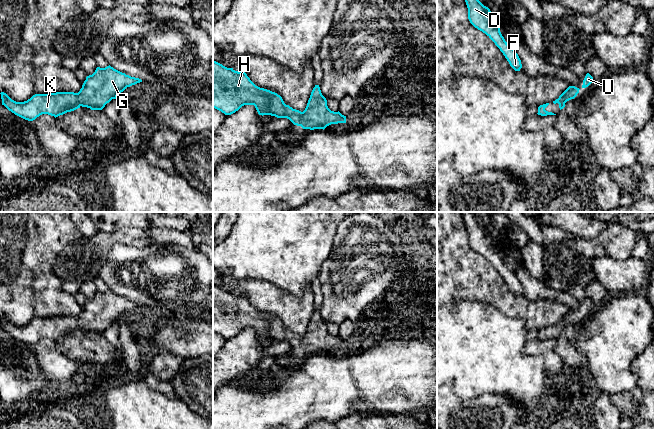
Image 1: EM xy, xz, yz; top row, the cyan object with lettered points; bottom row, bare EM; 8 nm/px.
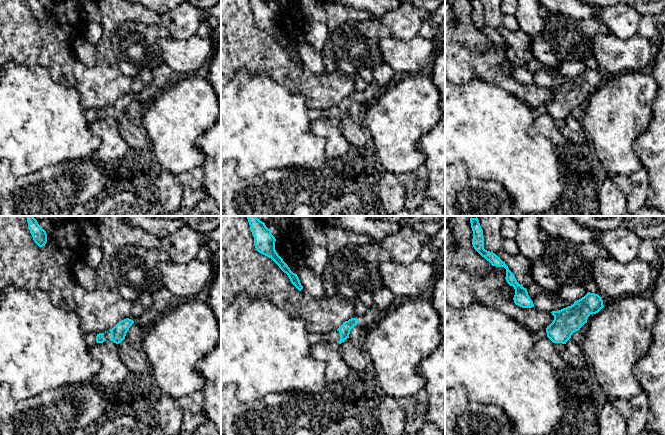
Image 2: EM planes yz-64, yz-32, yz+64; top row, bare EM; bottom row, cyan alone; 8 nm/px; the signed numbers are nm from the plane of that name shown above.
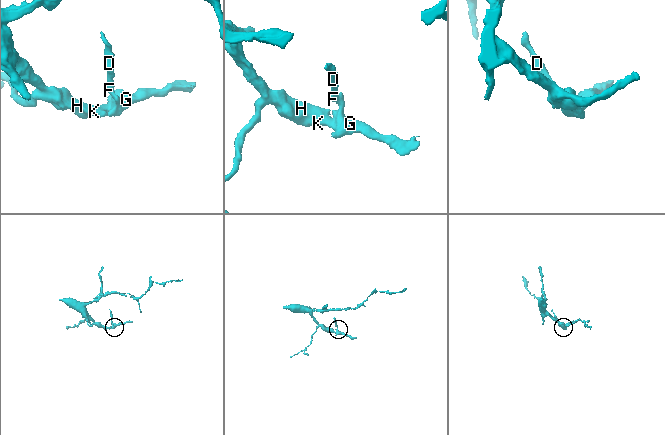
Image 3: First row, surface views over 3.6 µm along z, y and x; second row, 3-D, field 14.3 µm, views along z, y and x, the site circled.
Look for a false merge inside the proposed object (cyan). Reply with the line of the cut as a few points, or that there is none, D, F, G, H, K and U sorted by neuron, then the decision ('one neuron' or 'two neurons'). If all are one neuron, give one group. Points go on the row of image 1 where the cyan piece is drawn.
cut none; groups D F G H K U; one neuron

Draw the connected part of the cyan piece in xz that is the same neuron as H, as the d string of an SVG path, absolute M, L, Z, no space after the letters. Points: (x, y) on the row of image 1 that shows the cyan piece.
M213 60L213 108L225 115L231 115L244 105L254 105L259 115L271 115L277 118L287 118L294 125L303 129L325 129L331 124L346 123L346 116L339 111L331 111L327 100L322 95L319 85L313 88L307 106L303 112L286 105L280 95L270 90L256 86L245 72L227 68Z

